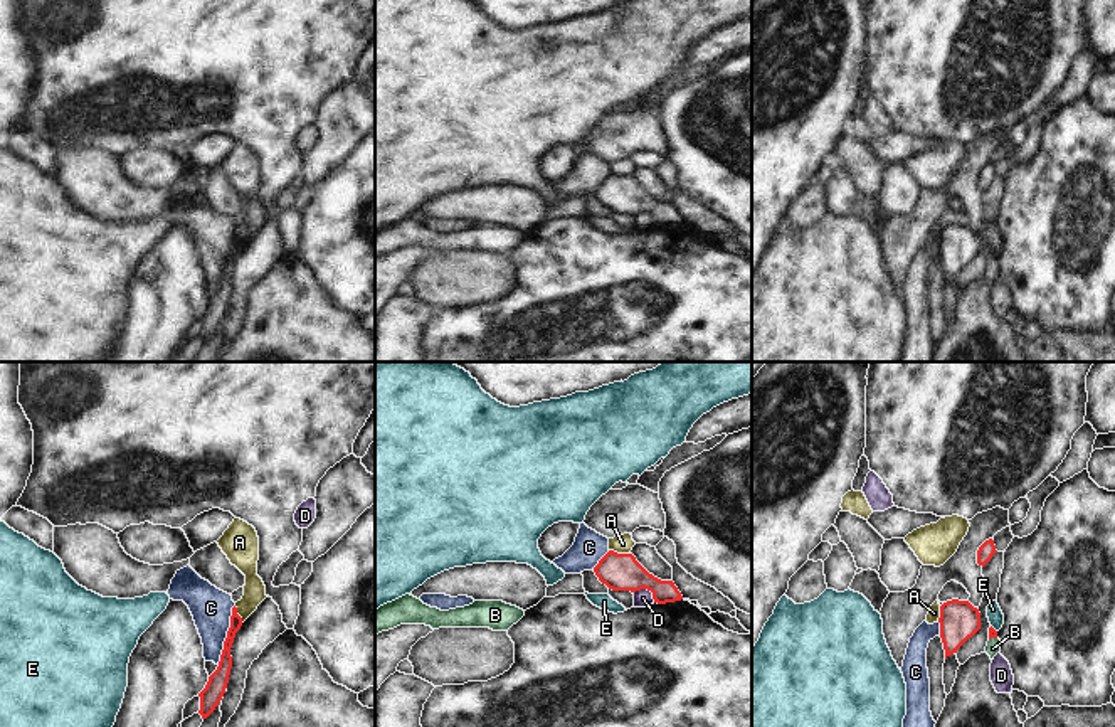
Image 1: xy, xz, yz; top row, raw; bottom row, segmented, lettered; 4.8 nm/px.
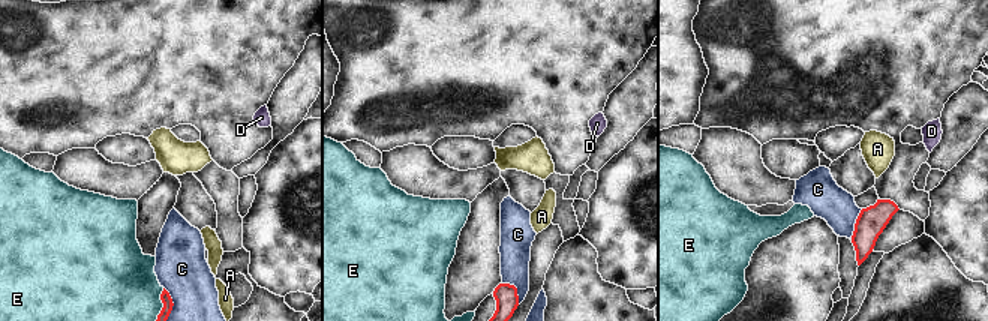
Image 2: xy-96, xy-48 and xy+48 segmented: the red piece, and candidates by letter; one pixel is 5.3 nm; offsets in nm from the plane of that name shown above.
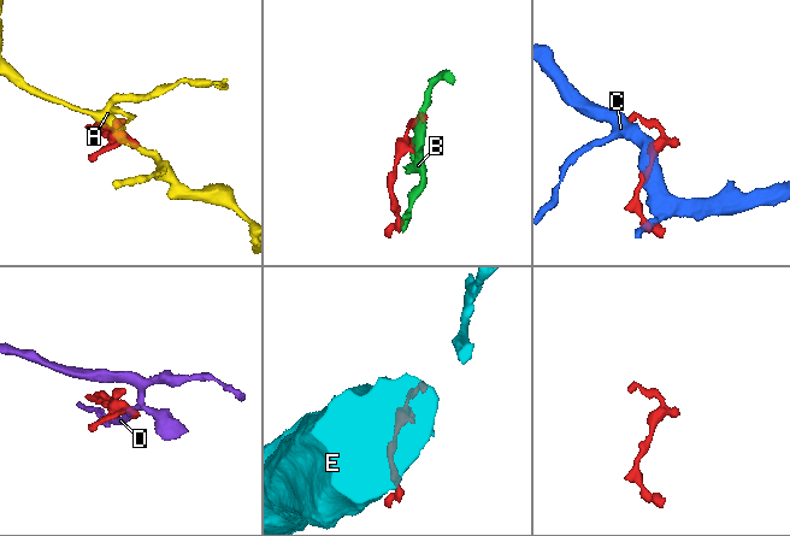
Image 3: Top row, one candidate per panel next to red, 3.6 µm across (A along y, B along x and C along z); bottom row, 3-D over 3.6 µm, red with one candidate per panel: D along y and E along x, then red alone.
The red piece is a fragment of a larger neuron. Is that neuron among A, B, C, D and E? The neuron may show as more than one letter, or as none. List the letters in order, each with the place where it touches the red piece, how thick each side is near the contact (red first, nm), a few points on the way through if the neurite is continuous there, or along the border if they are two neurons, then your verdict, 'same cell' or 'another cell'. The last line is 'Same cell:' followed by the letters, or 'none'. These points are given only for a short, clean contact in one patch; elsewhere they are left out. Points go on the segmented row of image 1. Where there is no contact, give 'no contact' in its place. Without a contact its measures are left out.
A: meets red in xz at (619, 554); 180 nm thick on the red side, 90 nm on the other; border along xz (609, 549), (629, 554); another cell
B: meets red in yz at (993, 636); 50 nm thick on the red side, 70 nm on the other; runs through yz (993, 633), (993, 636), (993, 648); same cell
C: meets red in xy at (227, 635); 100 nm thick on the red side, 190 nm on the other; another cell
D: meets red in xz at (646, 588); 180 nm thick on the red side, 90 nm on the other; border along xz (633, 591), (648, 589), (655, 601); another cell
E: meets red in yz at (993, 628); 50 nm thick on the red side, 80 nm on the other; another cell
Same cell: B

